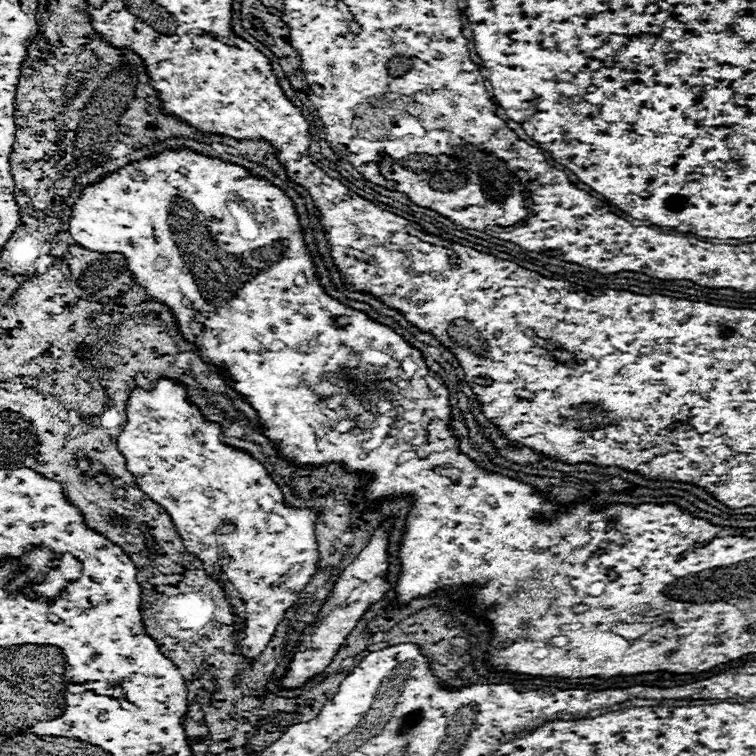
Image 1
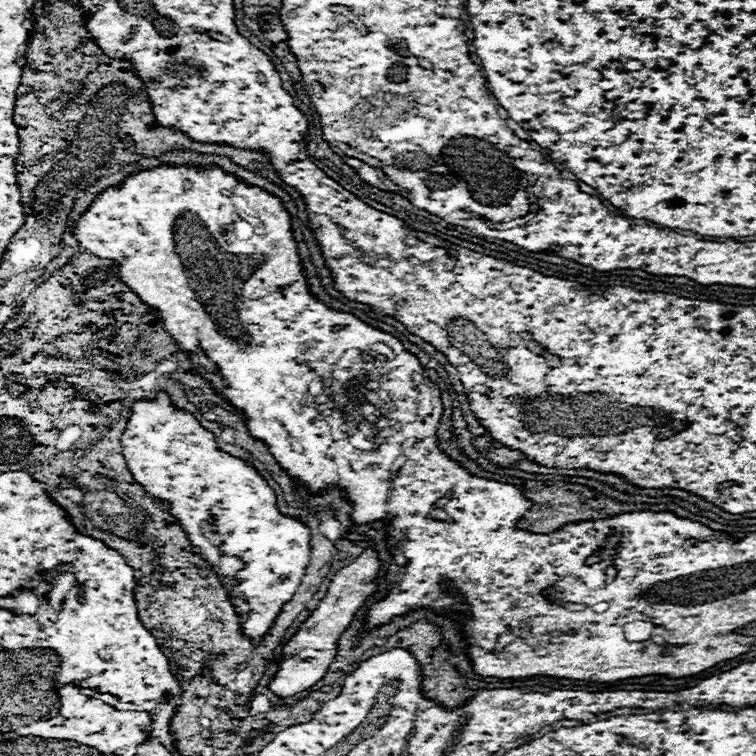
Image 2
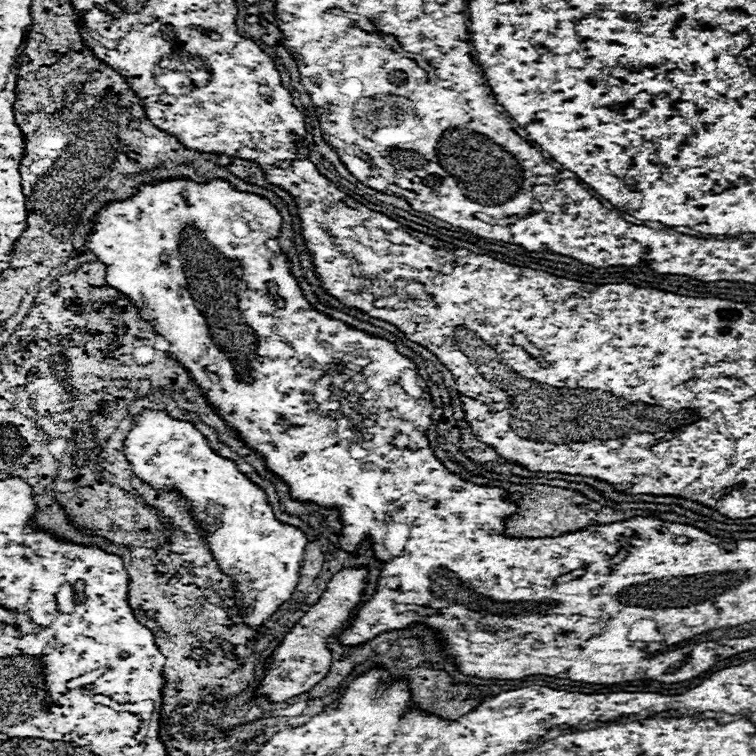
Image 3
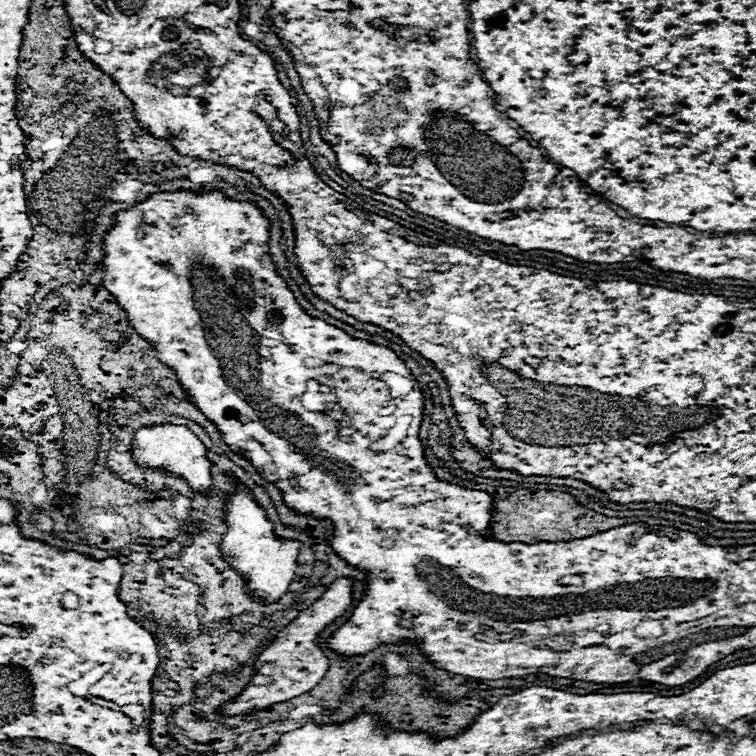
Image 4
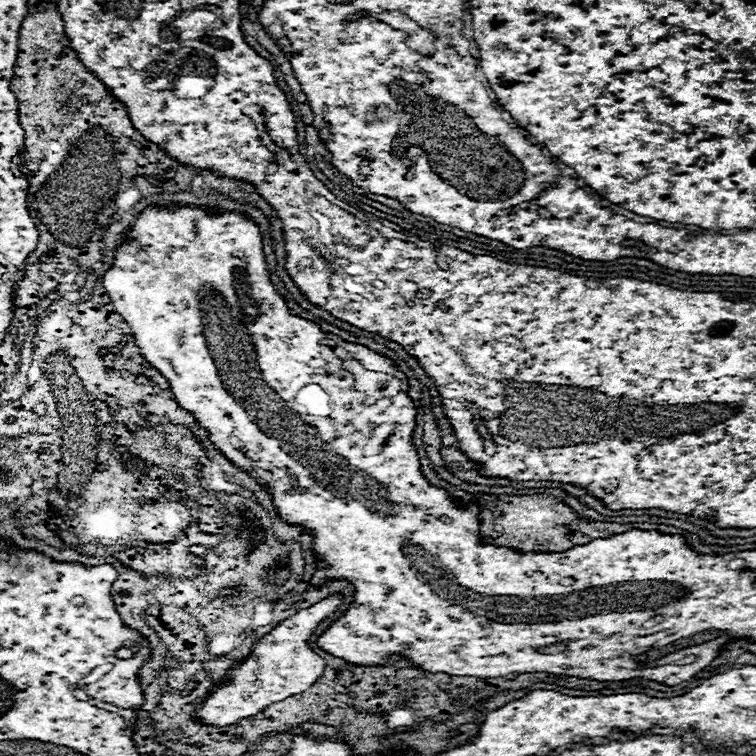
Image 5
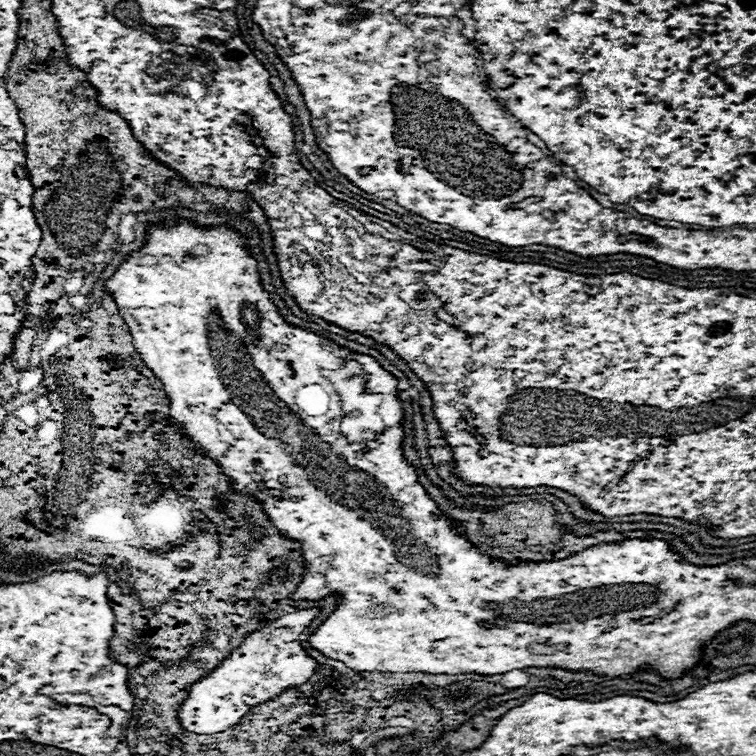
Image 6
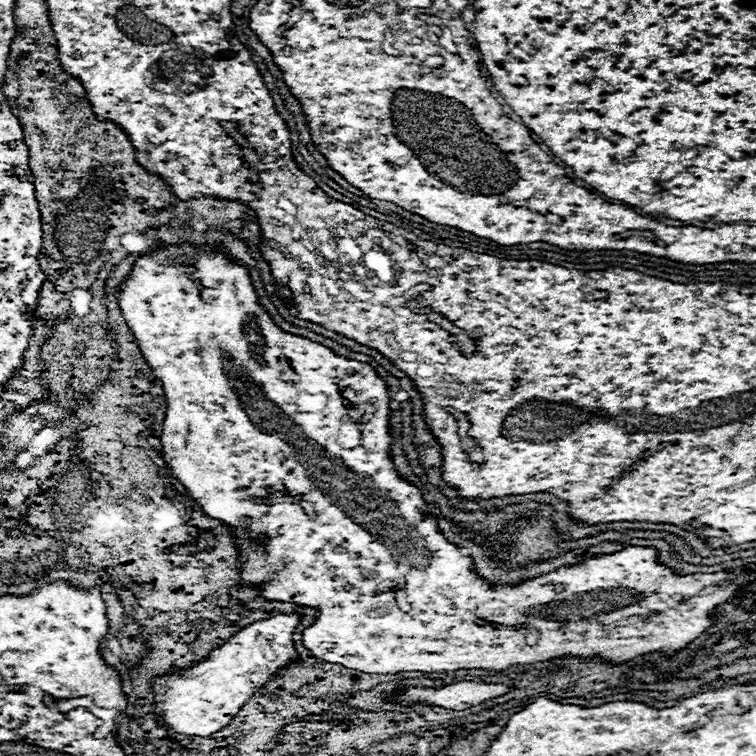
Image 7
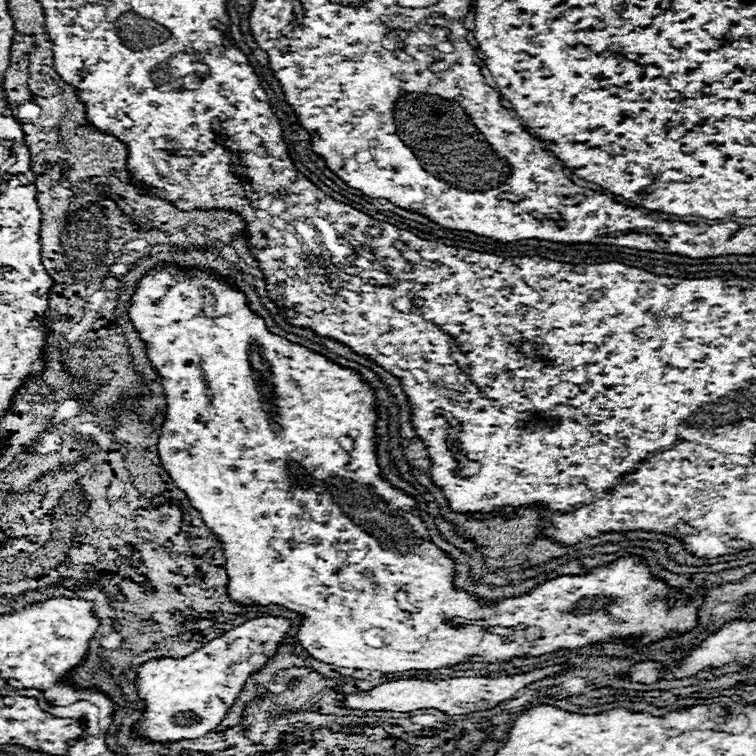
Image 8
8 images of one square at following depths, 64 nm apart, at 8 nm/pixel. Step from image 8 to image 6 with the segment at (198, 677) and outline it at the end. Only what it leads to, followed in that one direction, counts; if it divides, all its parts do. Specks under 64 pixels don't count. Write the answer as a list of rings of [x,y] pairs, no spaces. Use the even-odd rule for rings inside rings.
[[[298,610],[294,614],[284,614],[274,622],[268,622],[262,628],[256,628],[252,632],[246,634],[244,642],[236,648],[232,648],[232,652],[206,676],[200,678],[198,682],[190,684],[188,694],[190,698],[184,698],[184,702],[180,704],[176,718],[180,720],[182,728],[188,732],[196,732],[196,734],[216,734],[216,732],[224,732],[226,728],[238,724],[238,720],[256,704],[272,700],[276,696],[280,696],[288,686],[302,686],[318,668],[318,662],[314,658],[310,658],[304,648],[300,646],[300,634],[304,632],[304,628],[314,620],[314,616],[318,614],[318,610]]]

